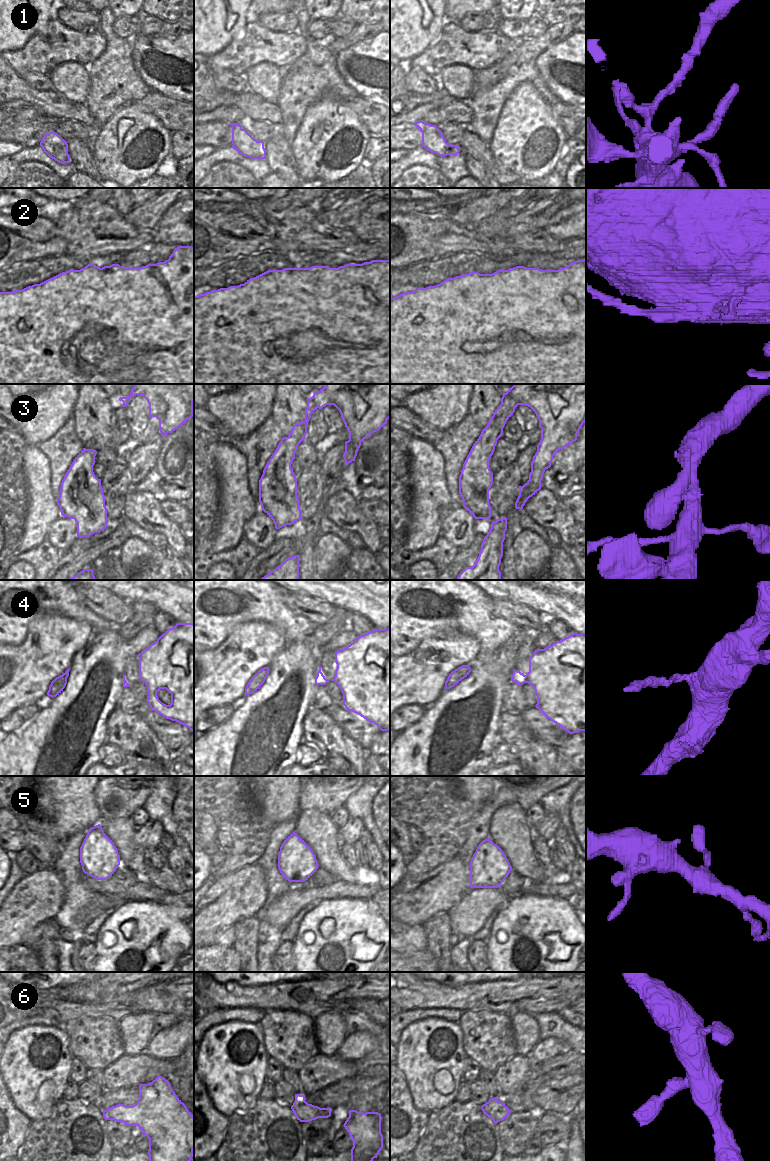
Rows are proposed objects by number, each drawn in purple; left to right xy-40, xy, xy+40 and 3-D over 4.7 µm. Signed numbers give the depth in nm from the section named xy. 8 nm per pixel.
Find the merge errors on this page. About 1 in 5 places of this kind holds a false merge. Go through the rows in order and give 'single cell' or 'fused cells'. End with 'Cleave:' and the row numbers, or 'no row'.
1: fused cells
2: fused cells
3: single cell
4: single cell
5: single cell
6: single cell
Cleave: 1, 2

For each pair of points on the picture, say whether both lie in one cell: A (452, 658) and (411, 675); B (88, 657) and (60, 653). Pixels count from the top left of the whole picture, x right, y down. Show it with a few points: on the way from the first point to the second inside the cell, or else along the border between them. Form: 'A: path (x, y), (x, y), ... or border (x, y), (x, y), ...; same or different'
A: path (442, 663), (432, 663), (421, 674); same
B: border (90, 636), (89, 640), (73, 656), (68, 667); different

